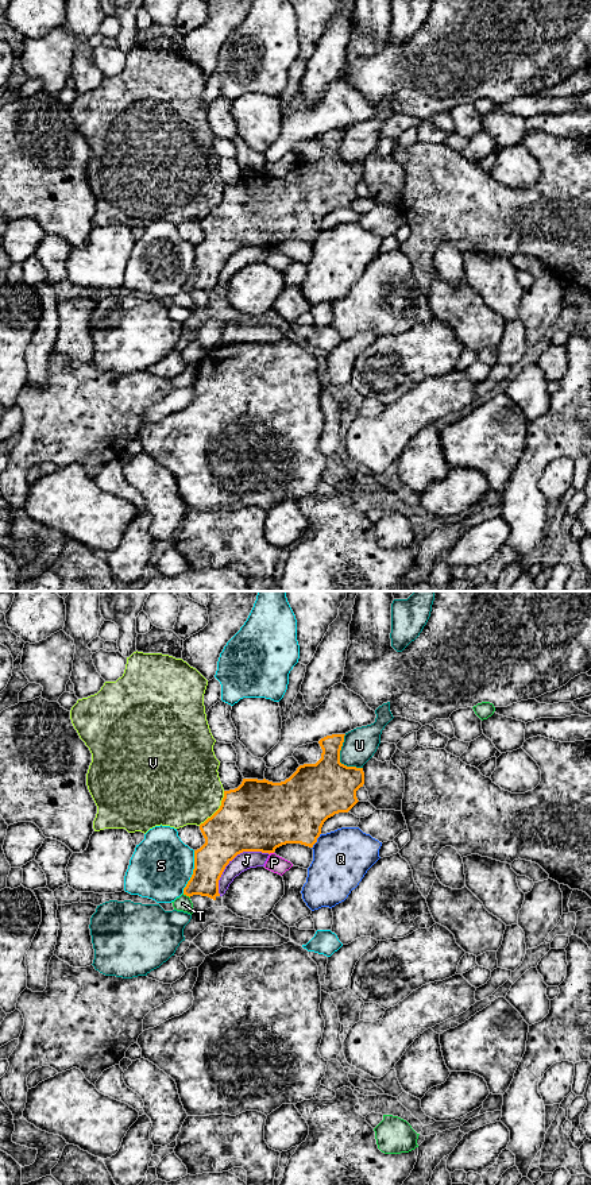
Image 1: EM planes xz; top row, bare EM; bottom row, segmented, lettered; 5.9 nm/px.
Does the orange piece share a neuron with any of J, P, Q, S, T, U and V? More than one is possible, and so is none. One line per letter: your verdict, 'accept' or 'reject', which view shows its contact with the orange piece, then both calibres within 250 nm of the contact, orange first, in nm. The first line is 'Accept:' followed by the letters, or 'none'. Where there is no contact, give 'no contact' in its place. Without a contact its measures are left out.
Accept: none
J: reject | xz | 360/110 nm
P: reject | xz | 440/100 nm
Q: reject | xz | 380/340 nm
S: reject | xz | 220/360 nm
T: reject | xz | 190/90 nm
U: reject | xz | 340/200 nm
V: reject | xz | 420/460 nm

